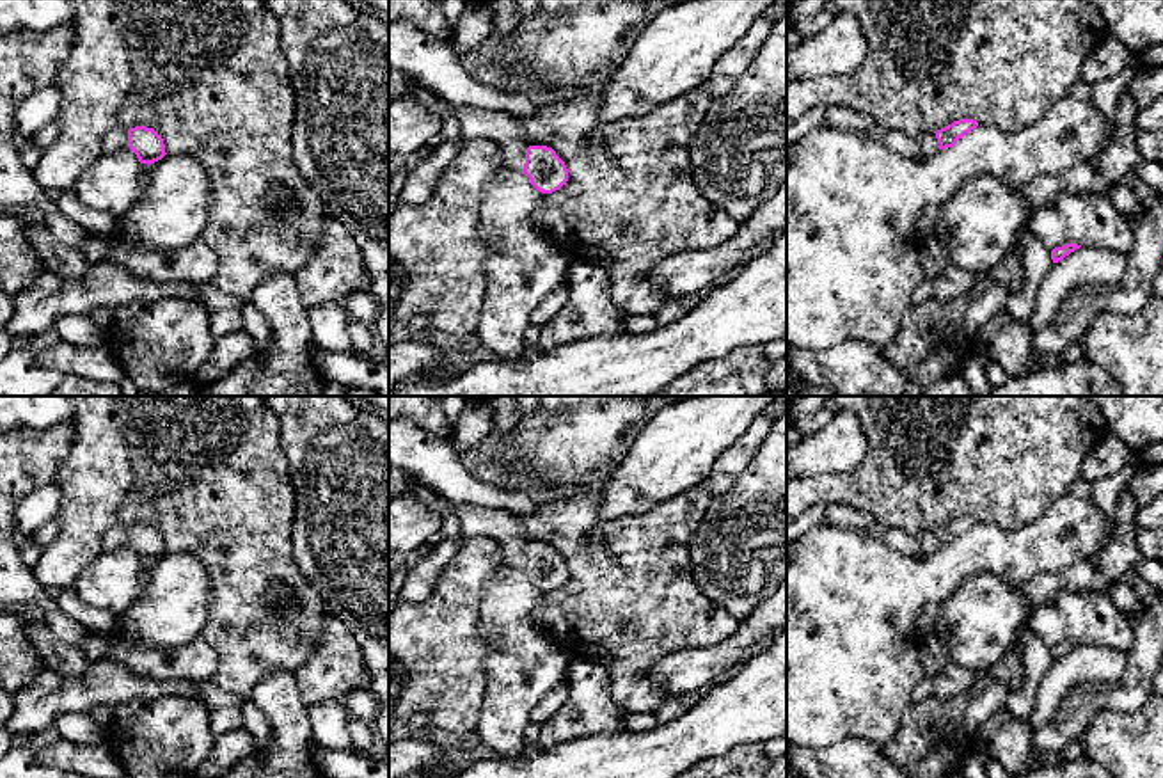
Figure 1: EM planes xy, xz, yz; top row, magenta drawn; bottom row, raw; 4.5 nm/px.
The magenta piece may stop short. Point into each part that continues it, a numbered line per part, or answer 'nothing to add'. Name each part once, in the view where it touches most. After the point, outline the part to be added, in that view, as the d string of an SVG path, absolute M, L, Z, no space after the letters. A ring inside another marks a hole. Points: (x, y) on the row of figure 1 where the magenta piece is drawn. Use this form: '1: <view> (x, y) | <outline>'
1: xz (474, 123) | M455 107L463 139L490 139L504 151L504 165L511 171L522 171L526 149L529 147L524 128L504 112L490 108Z

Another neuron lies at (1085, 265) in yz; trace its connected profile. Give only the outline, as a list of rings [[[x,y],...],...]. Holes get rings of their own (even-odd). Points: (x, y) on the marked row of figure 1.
[[[1080,247],[1062,261],[1053,263],[1039,286],[1028,329],[1037,332],[1049,325],[1072,288],[1090,282],[1119,282],[1126,272],[1126,263],[1126,254],[1094,247]]]

